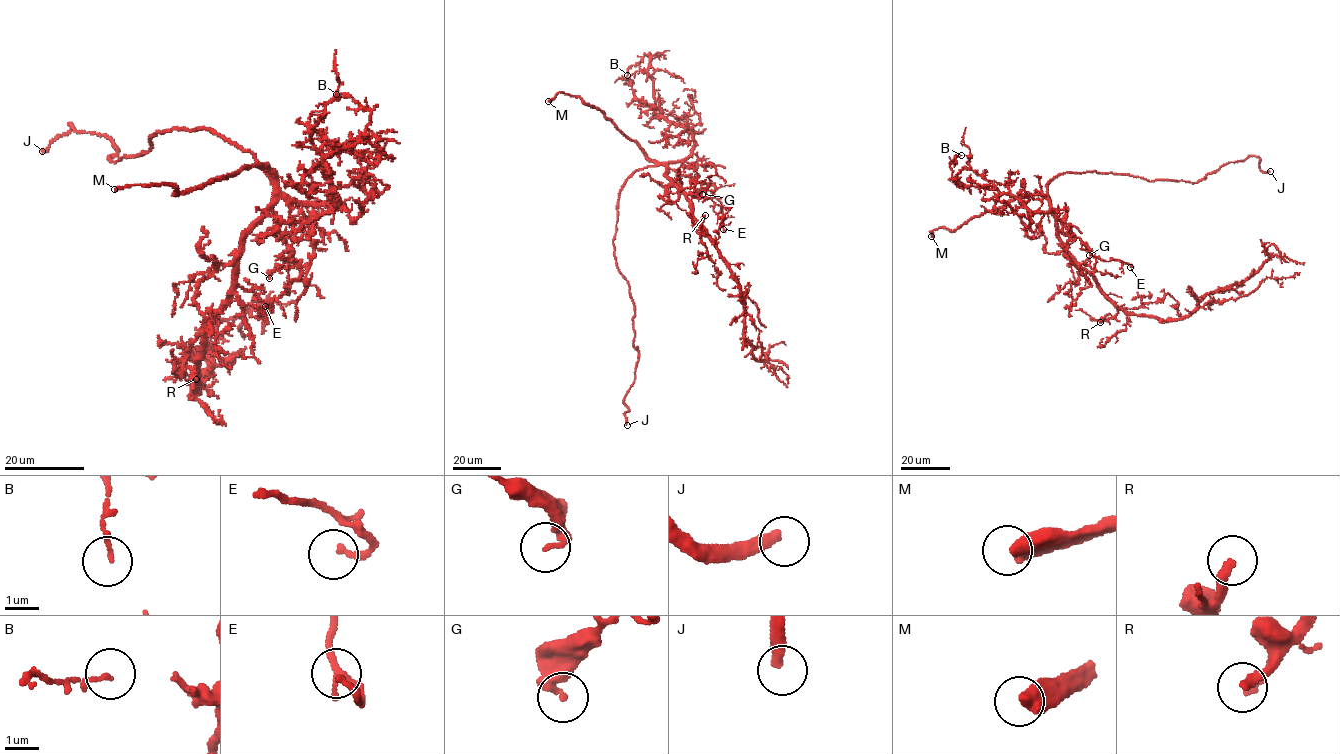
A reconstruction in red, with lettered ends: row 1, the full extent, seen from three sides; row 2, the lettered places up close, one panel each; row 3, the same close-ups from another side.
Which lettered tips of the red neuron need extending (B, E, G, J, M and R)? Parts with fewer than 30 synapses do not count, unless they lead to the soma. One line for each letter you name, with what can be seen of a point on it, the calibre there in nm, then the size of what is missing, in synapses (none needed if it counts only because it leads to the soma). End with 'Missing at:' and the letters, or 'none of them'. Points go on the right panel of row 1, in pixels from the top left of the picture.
J: place (1270, 171); calibre 320 nm
M: place (931, 236); calibre 500 nm; 350 synapses
R: place (1100, 322); calibre 260 nm; 40 synapses
Missing at: J, M, R

